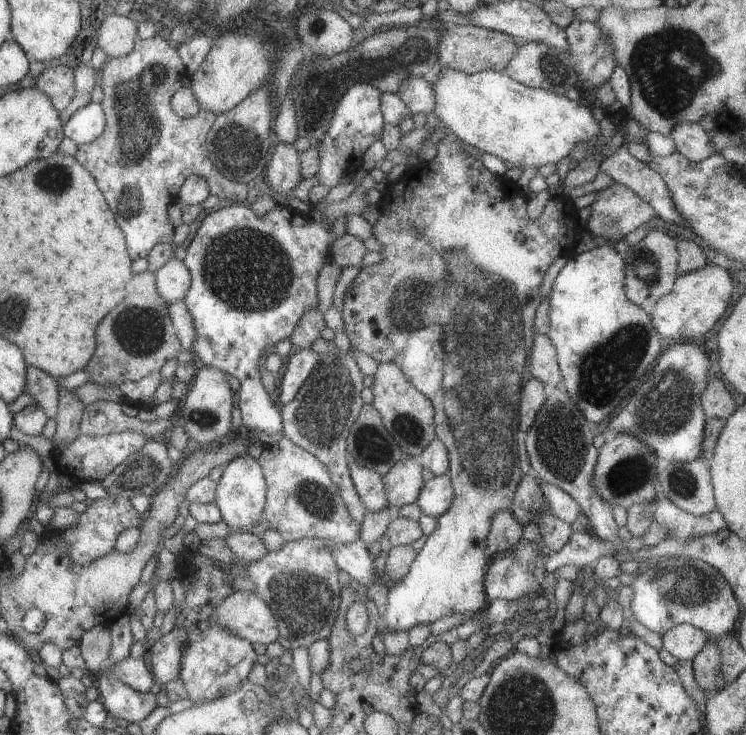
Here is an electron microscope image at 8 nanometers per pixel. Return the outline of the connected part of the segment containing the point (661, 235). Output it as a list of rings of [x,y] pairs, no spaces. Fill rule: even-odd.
[[[657,229],[651,231],[637,244],[630,245],[622,253],[625,263],[625,290],[627,298],[640,306],[647,314],[652,314],[658,300],[674,289],[678,273],[679,253],[677,250],[678,238],[667,232]]]

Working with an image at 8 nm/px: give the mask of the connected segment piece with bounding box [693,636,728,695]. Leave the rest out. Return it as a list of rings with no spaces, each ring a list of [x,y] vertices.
[[[709,636],[705,648],[693,659],[695,678],[707,695],[723,690],[728,684],[721,674],[721,653],[714,643],[715,638]]]

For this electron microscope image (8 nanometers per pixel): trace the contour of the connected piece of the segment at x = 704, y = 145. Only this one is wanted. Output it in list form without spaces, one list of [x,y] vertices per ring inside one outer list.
[[[683,123],[676,126],[669,135],[676,143],[676,151],[690,161],[699,162],[718,153],[710,141],[708,133],[699,123]]]

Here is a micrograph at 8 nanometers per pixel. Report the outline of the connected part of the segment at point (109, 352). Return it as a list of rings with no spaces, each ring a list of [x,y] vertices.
[[[145,271],[132,275],[126,283],[126,296],[96,330],[96,350],[84,370],[90,374],[88,383],[98,388],[118,388],[112,382],[136,382],[150,376],[183,351],[176,327],[168,312],[168,303],[158,294],[156,273]]]

